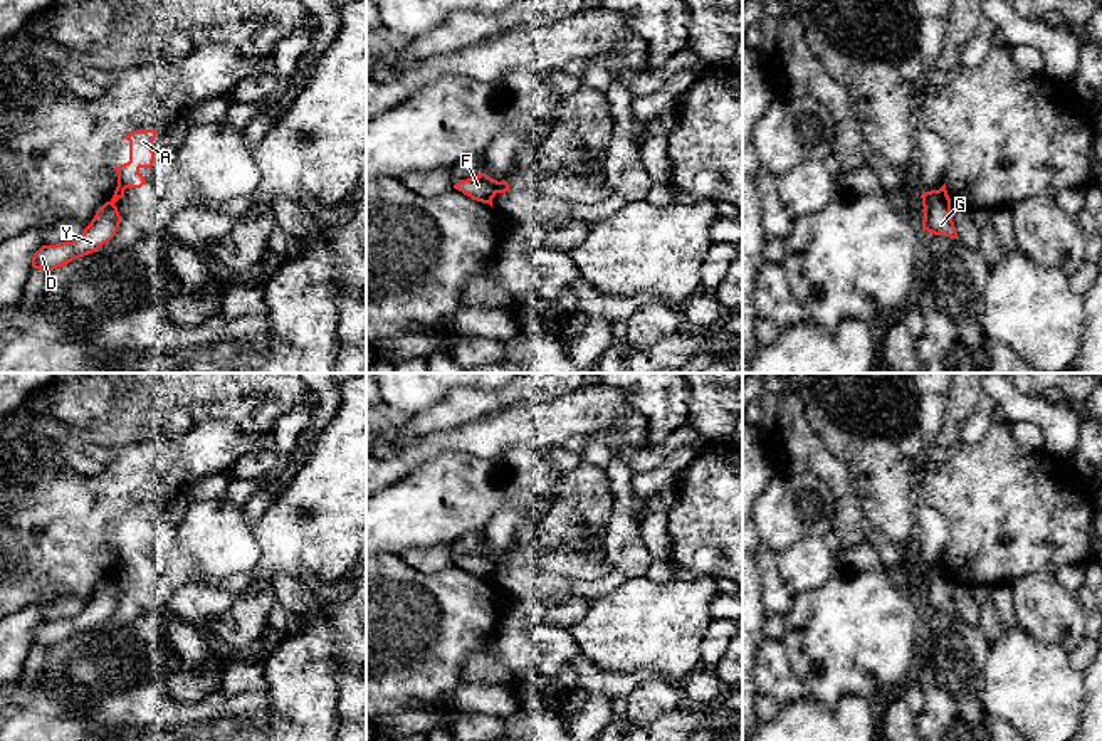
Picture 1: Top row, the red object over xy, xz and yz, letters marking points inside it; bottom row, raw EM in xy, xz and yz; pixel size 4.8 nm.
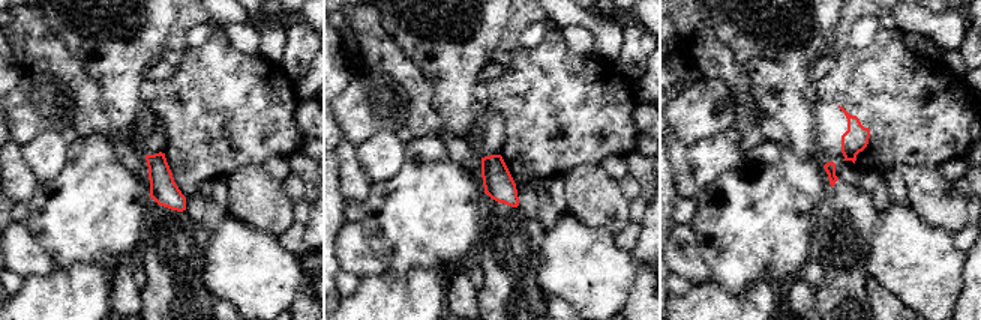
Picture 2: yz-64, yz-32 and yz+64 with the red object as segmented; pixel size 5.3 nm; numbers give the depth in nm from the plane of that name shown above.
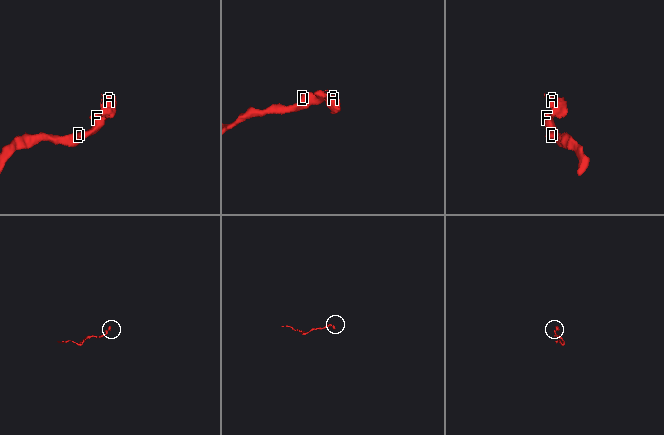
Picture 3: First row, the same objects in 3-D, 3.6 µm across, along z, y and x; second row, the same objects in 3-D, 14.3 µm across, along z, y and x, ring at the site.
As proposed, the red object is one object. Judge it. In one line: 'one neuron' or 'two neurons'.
two neurons

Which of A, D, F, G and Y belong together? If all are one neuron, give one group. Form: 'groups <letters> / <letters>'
groups A / D F G Y

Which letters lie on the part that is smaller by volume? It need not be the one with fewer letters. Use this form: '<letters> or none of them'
A

